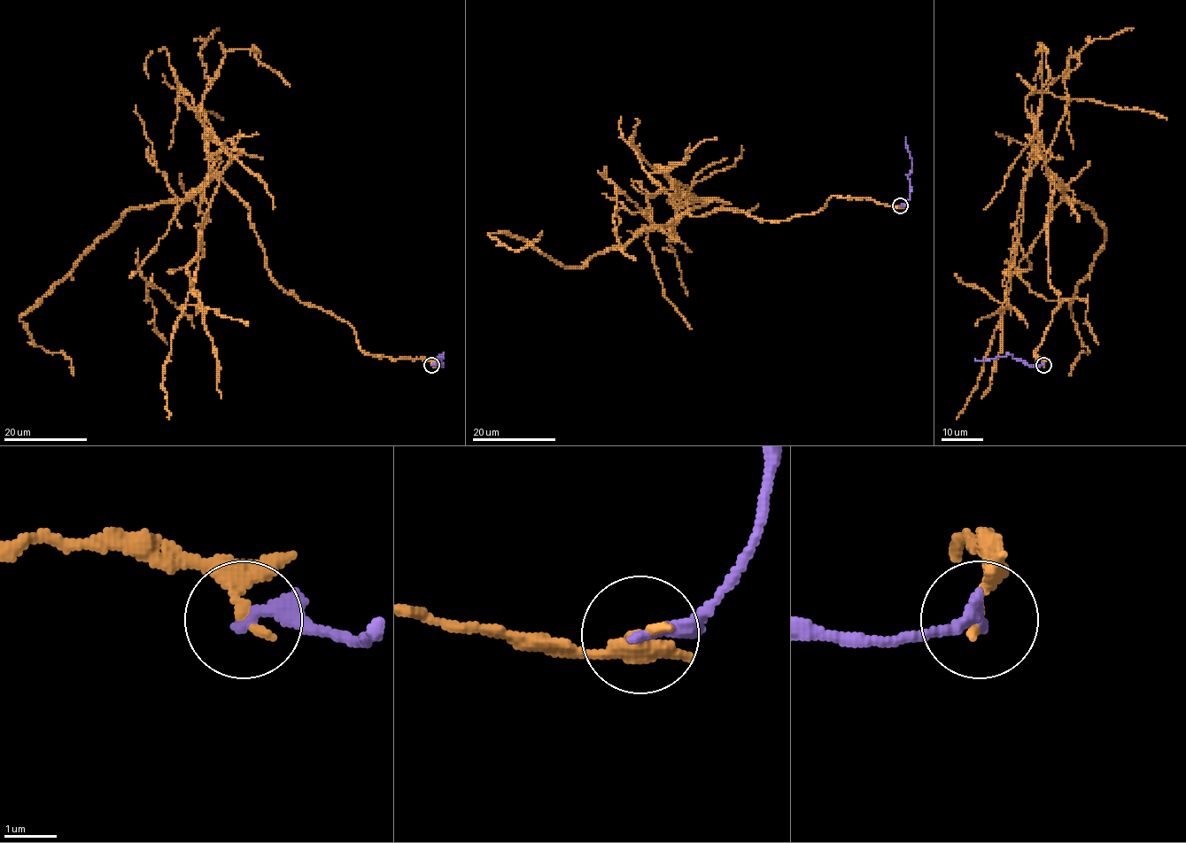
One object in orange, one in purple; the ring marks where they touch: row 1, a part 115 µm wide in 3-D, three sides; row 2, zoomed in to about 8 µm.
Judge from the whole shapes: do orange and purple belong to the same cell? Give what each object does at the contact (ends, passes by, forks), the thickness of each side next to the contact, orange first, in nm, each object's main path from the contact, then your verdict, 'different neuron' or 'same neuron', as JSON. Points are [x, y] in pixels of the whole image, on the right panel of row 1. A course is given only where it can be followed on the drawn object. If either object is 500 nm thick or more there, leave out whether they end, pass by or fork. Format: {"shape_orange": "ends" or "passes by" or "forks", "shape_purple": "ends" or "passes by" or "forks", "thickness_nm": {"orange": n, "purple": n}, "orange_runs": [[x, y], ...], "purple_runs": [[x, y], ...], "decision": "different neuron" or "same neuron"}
{"shape_orange": "passes by", "shape_purple": "ends", "thickness_nm": {"orange": 200, "purple": 280}, "orange_runs": [[1043, 364], [1033, 353], [1058, 306], [1049, 276], [1051, 176], [1105, 230], [1070, 304], [1088, 351], [1069, 375]], "purple_runs": [[1043, 364], [1027, 366], [1008, 354], [987, 360], [976, 359]], "decision": "different neuron"}

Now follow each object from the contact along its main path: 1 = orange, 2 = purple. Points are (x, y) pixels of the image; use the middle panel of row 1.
1: (900, 205), (833, 195), (782, 220), (684, 213), (577, 267), (505, 232), (487, 235), (520, 250), (542, 231)
2: (900, 205), (910, 198), (908, 177), (912, 170), (905, 138)

